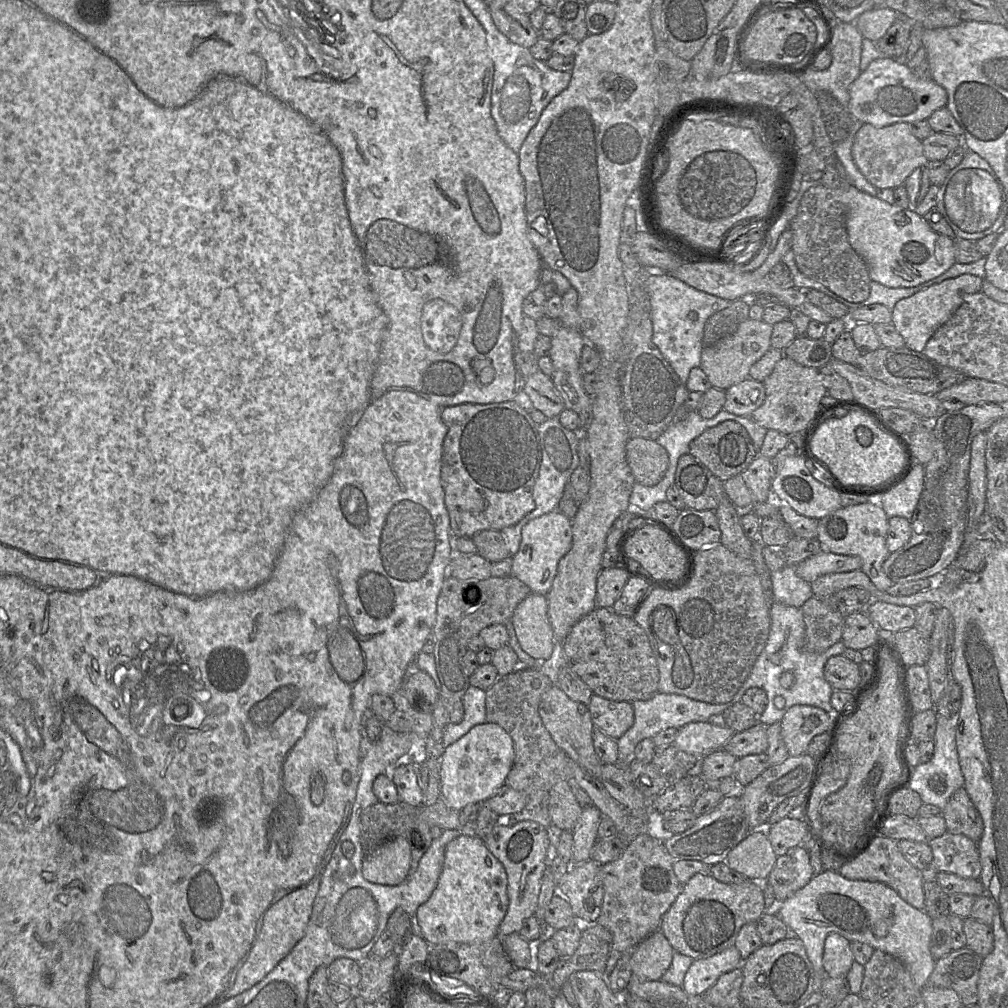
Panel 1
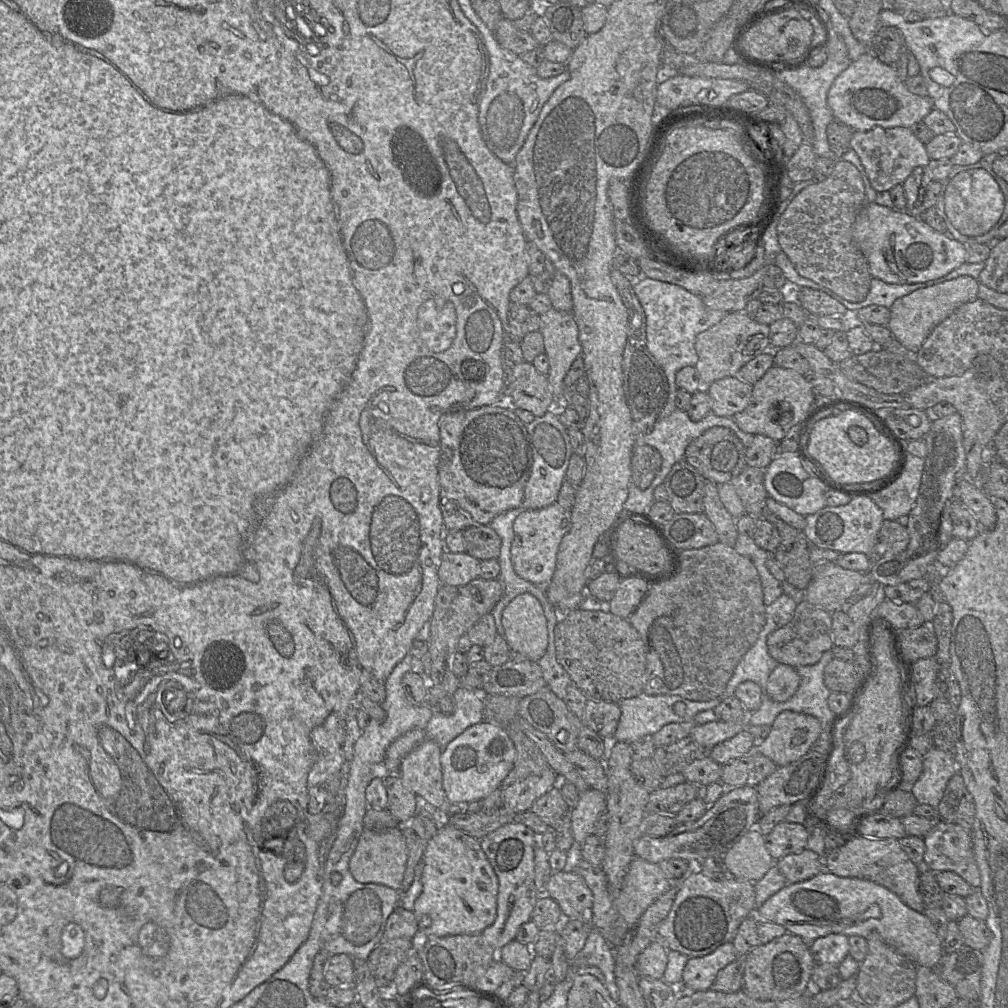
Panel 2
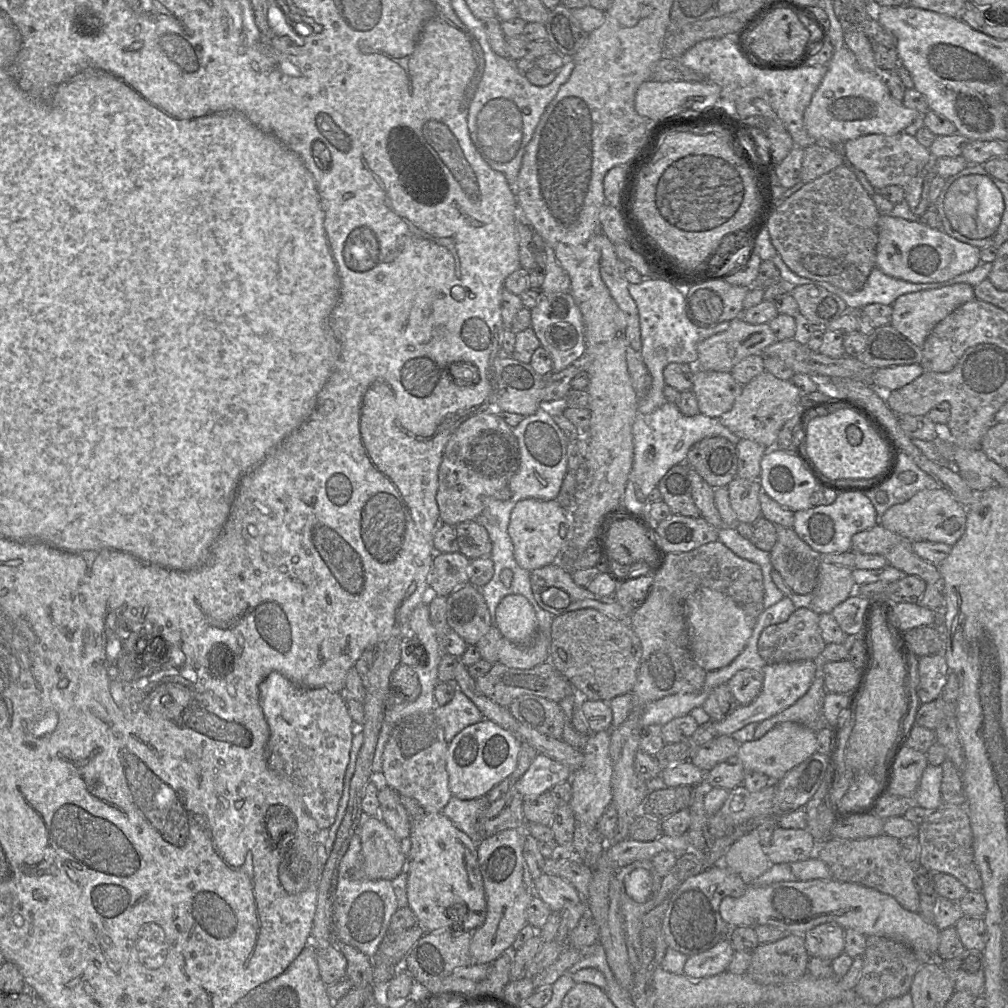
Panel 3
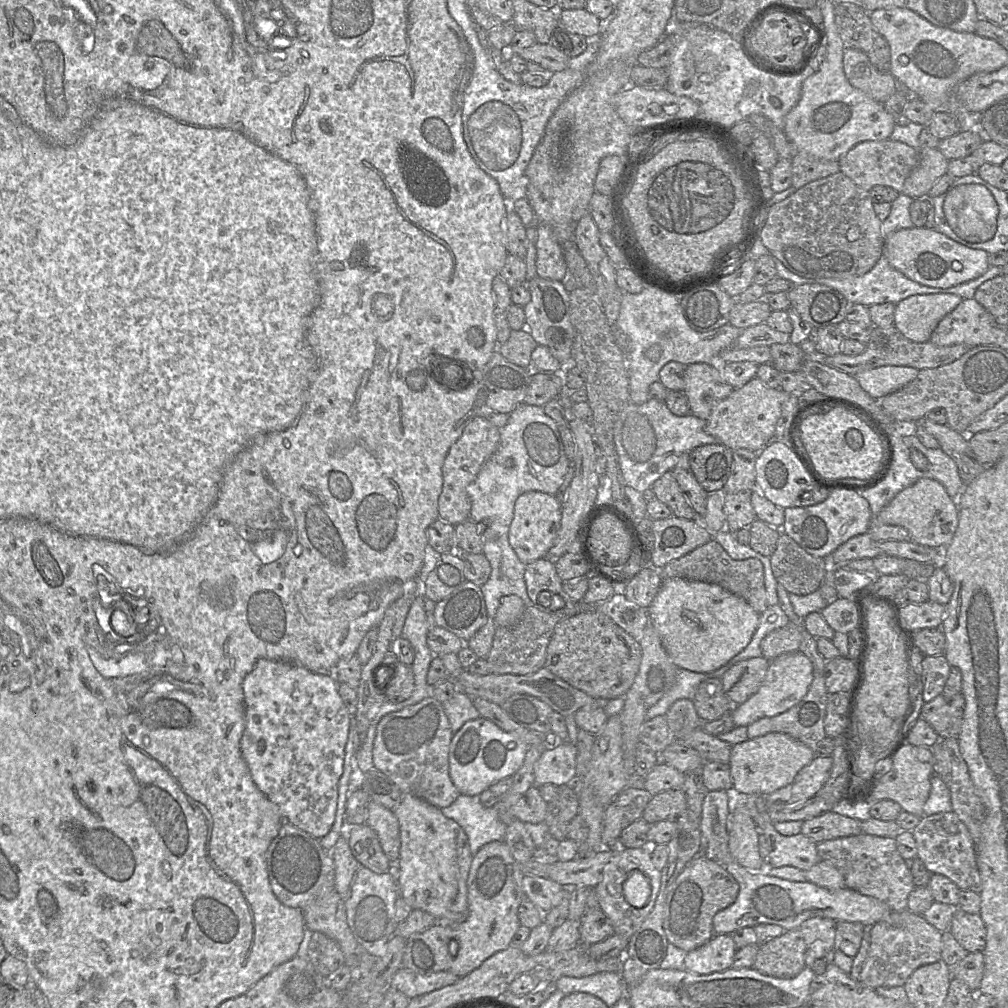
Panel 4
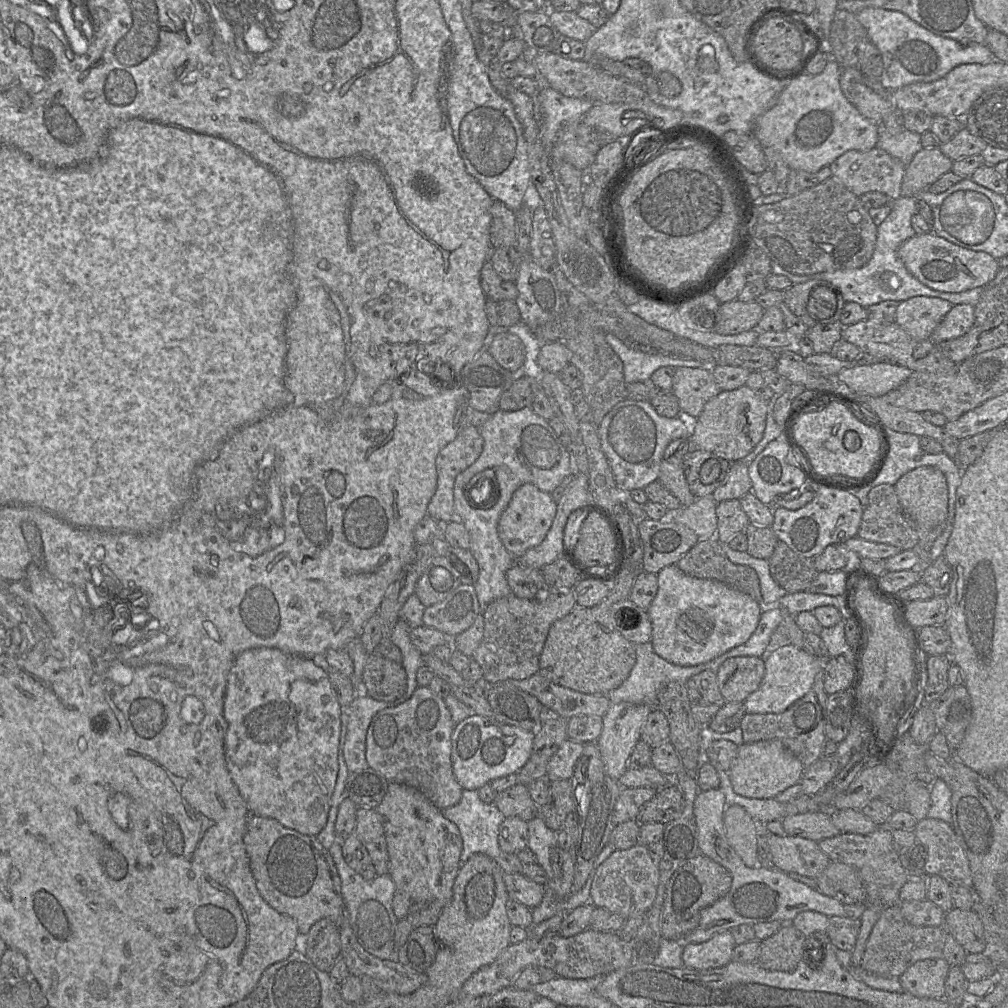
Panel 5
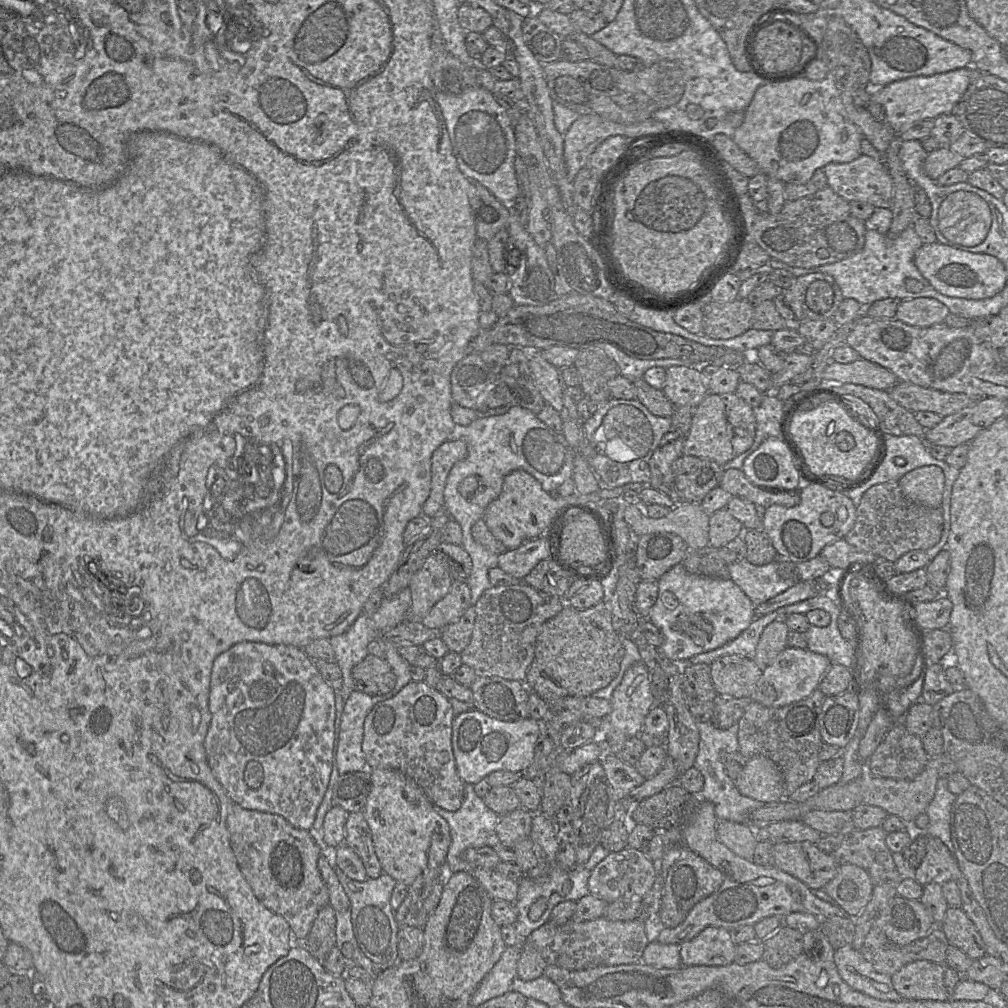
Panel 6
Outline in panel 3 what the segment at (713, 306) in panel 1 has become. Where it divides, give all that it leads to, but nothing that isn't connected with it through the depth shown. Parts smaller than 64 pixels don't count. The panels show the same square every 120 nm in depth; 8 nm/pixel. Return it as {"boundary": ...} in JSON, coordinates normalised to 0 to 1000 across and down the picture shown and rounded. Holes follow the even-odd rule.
{"boundary":[[[639,276],[634,282],[624,282],[624,291],[631,300],[636,325],[637,353],[647,373],[647,383],[642,393],[633,399],[633,410],[643,411],[658,400],[657,388],[660,381],[658,368],[665,360],[690,362],[691,342],[696,337],[719,328],[725,318],[719,318],[705,325],[688,322],[681,311],[681,286],[651,276]]]}

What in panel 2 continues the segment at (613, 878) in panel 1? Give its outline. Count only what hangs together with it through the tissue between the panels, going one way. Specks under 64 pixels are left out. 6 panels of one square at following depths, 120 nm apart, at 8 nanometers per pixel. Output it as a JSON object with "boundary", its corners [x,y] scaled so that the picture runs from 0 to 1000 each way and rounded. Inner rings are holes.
{"boundary":[[[629,849],[624,857],[612,890],[606,890],[603,874],[596,858],[587,858],[576,850],[569,850],[565,860],[581,875],[588,887],[588,919],[592,921],[606,939],[613,939],[621,926],[633,915],[641,902],[649,896],[668,876],[663,873],[651,856]]]}

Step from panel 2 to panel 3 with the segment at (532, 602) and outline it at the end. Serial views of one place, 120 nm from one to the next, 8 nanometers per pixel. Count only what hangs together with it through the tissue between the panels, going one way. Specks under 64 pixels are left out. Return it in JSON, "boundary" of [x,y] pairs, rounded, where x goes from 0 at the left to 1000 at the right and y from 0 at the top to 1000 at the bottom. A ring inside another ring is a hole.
{"boundary":[[[505,589],[496,596],[490,617],[498,632],[512,639],[526,639],[534,624],[529,601],[516,589]]]}

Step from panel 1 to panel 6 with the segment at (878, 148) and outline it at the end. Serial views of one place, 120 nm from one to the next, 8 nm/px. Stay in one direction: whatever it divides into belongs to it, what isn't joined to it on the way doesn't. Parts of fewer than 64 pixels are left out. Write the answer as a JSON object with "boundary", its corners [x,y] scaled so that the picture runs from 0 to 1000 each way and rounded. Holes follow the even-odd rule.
{"boundary":[[[854,153],[841,162],[822,162],[817,166],[820,183],[829,192],[840,198],[861,201],[868,206],[882,206],[885,203],[886,181],[876,159],[869,159]]]}

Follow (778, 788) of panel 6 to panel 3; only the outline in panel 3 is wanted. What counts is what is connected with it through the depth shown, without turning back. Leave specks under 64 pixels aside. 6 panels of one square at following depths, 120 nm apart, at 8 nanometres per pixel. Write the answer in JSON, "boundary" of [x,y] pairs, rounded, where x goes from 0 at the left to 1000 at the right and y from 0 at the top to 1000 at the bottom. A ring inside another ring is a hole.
{"boundary":[[[788,716],[770,719],[753,734],[734,738],[731,746],[740,766],[753,766],[761,770],[766,777],[773,775],[782,765],[811,746],[810,726]]]}

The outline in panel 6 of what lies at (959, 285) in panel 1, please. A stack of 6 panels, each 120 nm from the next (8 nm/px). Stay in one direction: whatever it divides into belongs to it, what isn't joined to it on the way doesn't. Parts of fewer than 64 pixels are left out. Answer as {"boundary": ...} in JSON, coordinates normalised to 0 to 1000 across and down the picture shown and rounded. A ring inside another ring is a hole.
{"boundary":[[[908,296],[893,300],[888,315],[909,325],[922,325],[934,321],[941,313],[941,307],[927,296]]]}

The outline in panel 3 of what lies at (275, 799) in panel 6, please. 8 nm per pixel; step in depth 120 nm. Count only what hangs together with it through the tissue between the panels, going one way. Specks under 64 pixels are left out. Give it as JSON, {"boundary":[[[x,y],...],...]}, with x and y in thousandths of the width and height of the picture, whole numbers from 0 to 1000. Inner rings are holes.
{"boundary":[[[271,666],[257,679],[257,697],[268,724],[266,760],[290,775],[315,820],[326,821],[339,789],[350,732],[342,689],[324,683],[298,682]]]}

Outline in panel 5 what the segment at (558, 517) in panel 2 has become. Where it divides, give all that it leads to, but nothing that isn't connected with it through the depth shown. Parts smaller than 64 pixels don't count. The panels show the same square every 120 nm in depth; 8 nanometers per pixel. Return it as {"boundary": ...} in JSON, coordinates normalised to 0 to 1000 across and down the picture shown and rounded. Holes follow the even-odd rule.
{"boundary":[[[527,479],[517,481],[509,489],[494,517],[494,530],[501,544],[513,554],[524,545],[535,541],[548,521],[552,506],[553,499],[546,489],[537,487]]]}

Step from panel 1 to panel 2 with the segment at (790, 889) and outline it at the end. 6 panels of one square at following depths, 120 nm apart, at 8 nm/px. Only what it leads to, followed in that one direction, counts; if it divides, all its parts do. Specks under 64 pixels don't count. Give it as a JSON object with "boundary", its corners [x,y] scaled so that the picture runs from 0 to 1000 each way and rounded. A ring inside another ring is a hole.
{"boundary":[[[801,841],[794,846],[783,847],[769,854],[769,858],[782,877],[805,872],[818,863],[815,850]]]}

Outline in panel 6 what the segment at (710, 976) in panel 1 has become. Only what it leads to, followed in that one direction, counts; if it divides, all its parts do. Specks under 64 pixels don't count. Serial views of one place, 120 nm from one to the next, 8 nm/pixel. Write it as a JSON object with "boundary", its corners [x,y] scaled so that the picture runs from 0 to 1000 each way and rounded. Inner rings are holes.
{"boundary":[[[701,920],[687,933],[675,938],[678,958],[720,958],[729,954],[730,939],[724,923],[715,920]]]}

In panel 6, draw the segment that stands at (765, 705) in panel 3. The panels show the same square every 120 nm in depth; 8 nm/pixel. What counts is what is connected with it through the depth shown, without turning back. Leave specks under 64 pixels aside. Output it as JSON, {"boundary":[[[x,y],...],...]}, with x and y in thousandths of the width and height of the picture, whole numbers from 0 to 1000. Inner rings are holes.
{"boundary":[[[781,641],[757,665],[744,693],[765,702],[774,702],[795,695],[812,683],[815,672],[824,660],[824,656],[817,650],[806,647],[801,643]]]}

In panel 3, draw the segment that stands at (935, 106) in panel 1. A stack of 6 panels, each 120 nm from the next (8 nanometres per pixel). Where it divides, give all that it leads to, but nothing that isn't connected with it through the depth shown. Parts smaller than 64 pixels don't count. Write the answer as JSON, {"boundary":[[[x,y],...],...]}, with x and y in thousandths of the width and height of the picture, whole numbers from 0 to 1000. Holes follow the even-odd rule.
{"boundary":[[[837,46],[827,49],[820,71],[798,111],[797,120],[809,143],[837,144],[857,134],[896,131],[912,115],[911,110],[898,106],[884,95],[875,76],[855,69],[847,53]]]}

